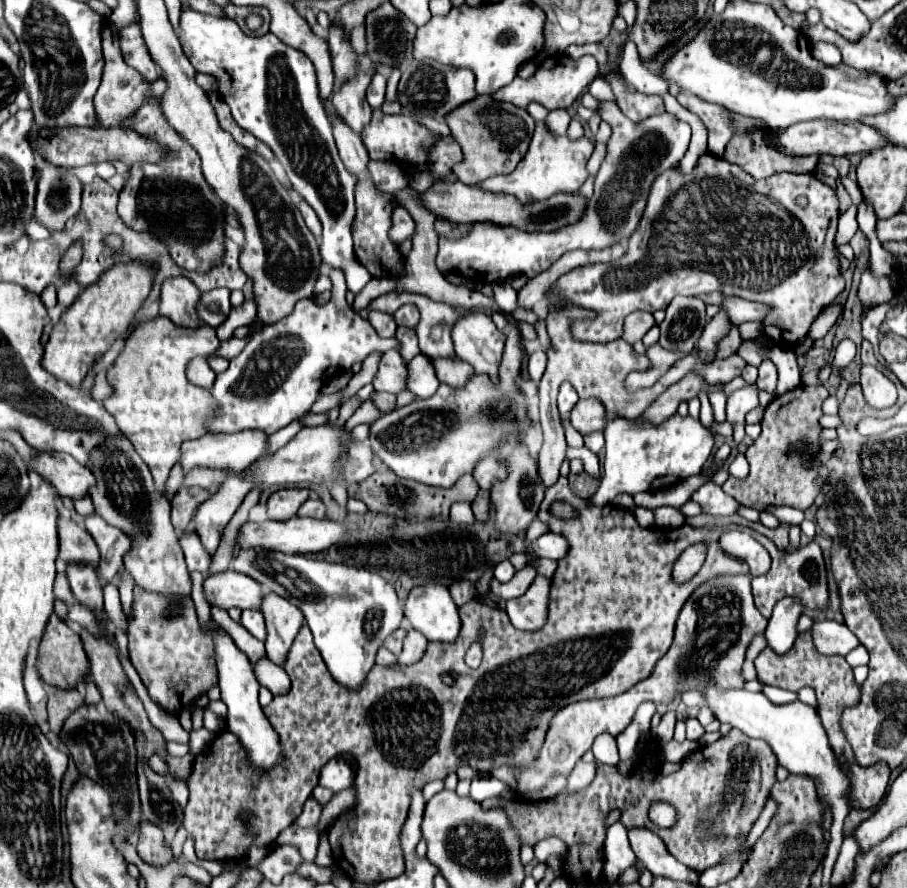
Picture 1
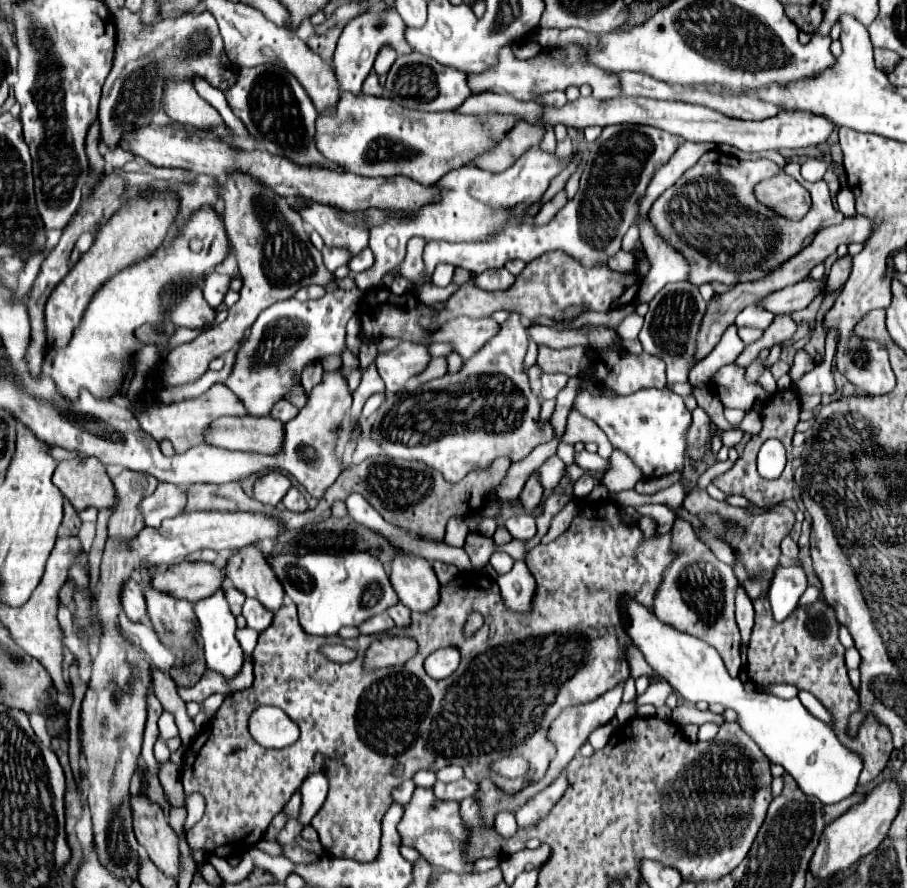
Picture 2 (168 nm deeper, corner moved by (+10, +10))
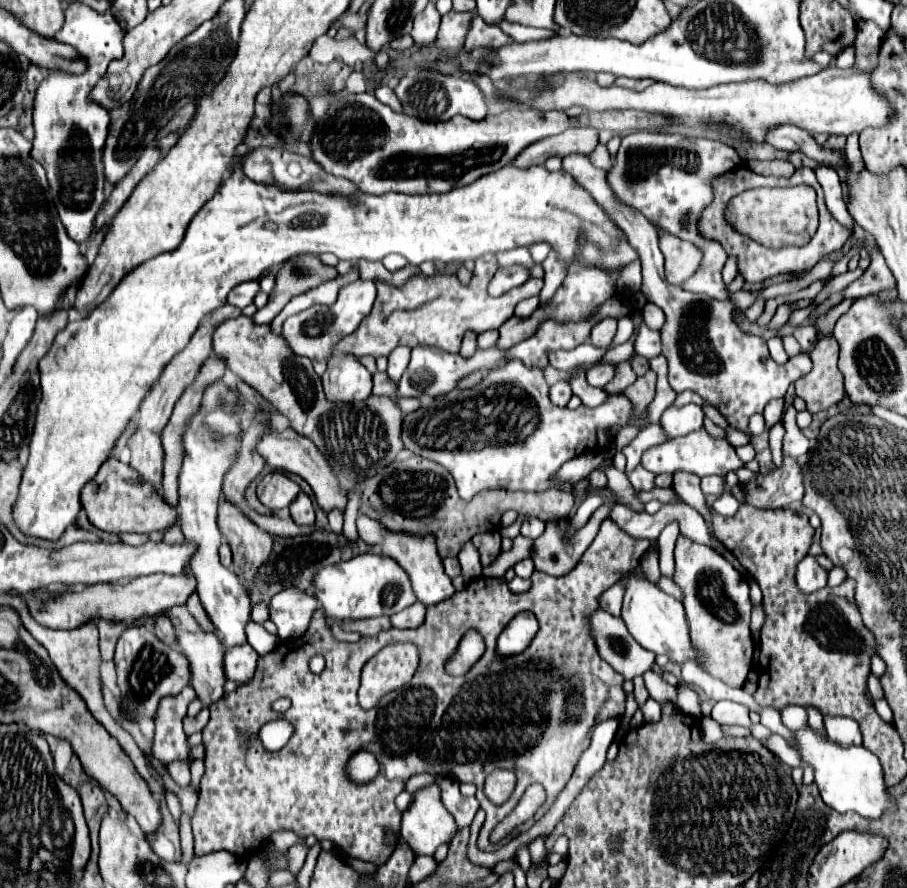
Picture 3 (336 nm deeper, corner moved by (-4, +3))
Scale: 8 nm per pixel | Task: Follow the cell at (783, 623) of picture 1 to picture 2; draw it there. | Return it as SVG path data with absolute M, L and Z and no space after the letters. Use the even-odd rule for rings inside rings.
M780 565L774 573L774 581L770 585L770 605L776 621L784 621L796 607L798 599L808 587L806 573L800 565Z

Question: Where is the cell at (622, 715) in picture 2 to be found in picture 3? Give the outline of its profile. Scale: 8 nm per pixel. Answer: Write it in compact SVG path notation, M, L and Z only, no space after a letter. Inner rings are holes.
M634 680L634 700L638 706L644 706L644 702L650 698L646 686L644 686L644 680Z

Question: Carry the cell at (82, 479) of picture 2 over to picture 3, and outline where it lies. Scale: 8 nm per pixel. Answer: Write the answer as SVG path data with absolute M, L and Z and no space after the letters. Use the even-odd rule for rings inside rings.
M116 458L106 460L96 476L82 488L80 492L82 508L88 514L88 520L106 532L138 532L138 534L150 534L152 530L168 530L176 520L176 510L168 508L168 504L162 502L158 492L152 492L146 484L140 484L136 470L128 464L122 464Z

